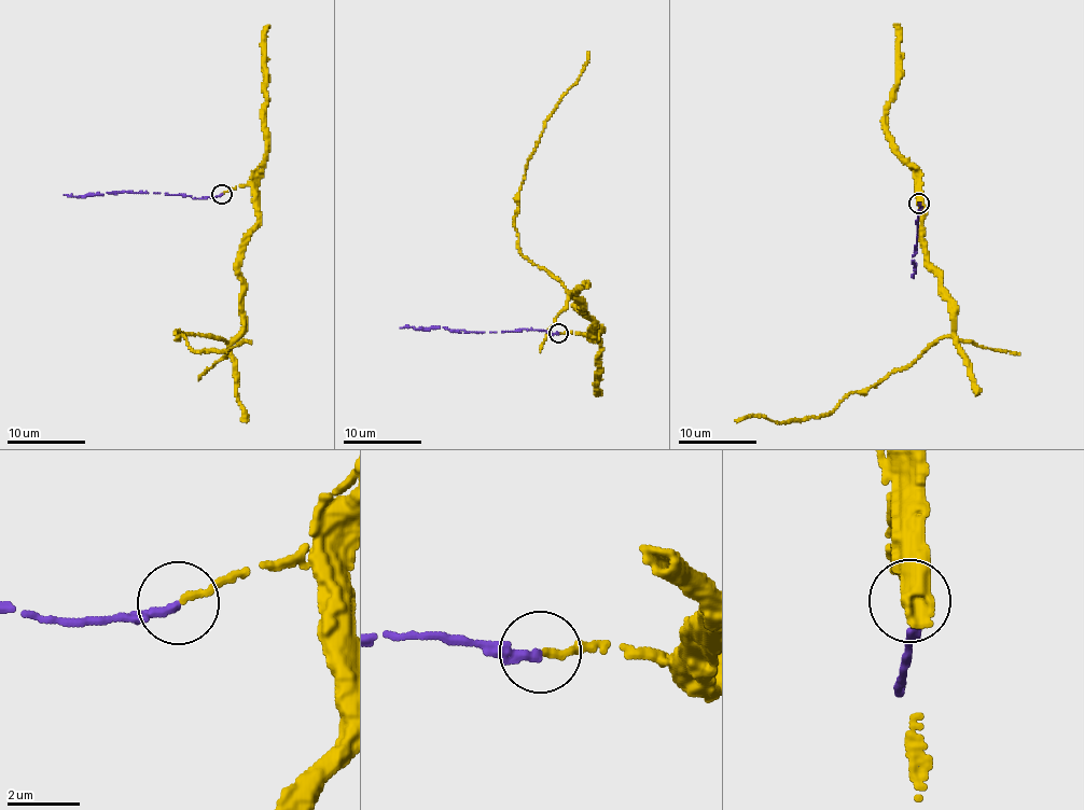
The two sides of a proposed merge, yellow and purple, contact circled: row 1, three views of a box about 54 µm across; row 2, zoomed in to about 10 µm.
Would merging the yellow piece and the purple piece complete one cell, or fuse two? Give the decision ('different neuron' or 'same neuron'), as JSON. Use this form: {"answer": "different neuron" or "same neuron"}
{"answer": "same neuron"}

